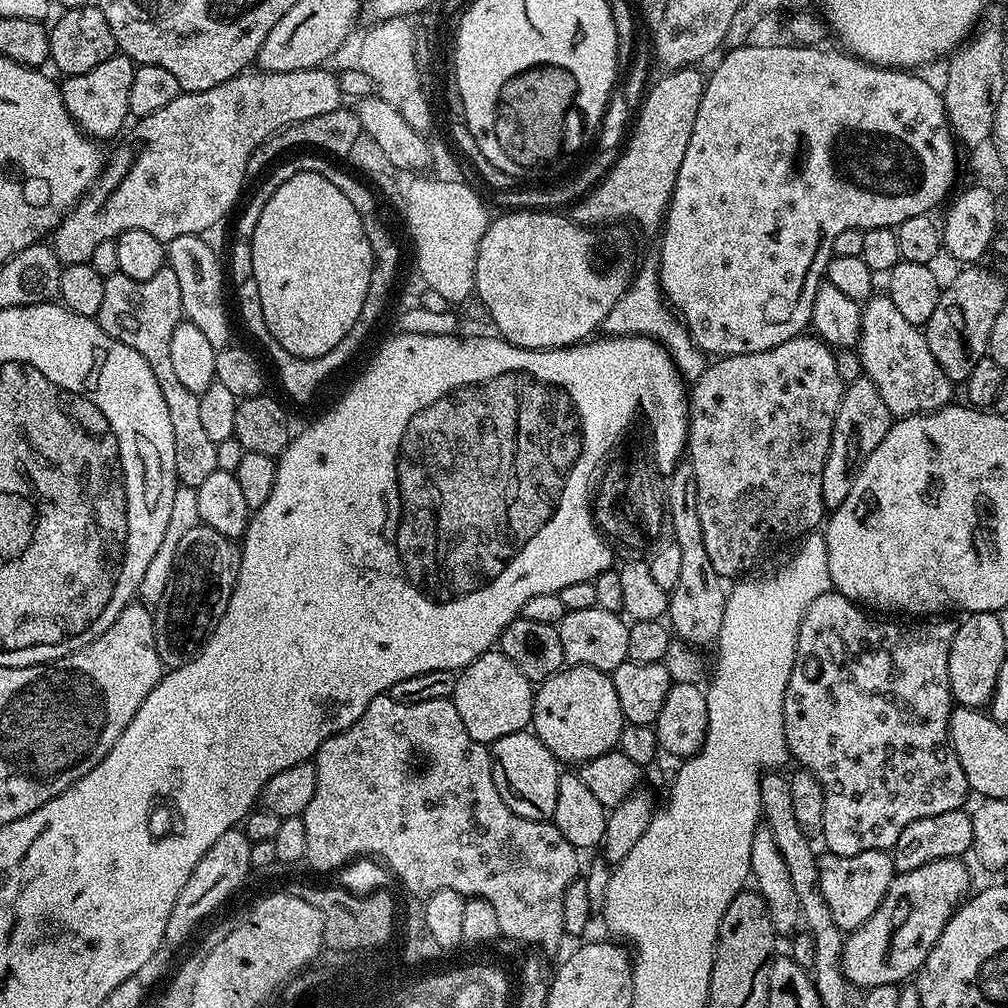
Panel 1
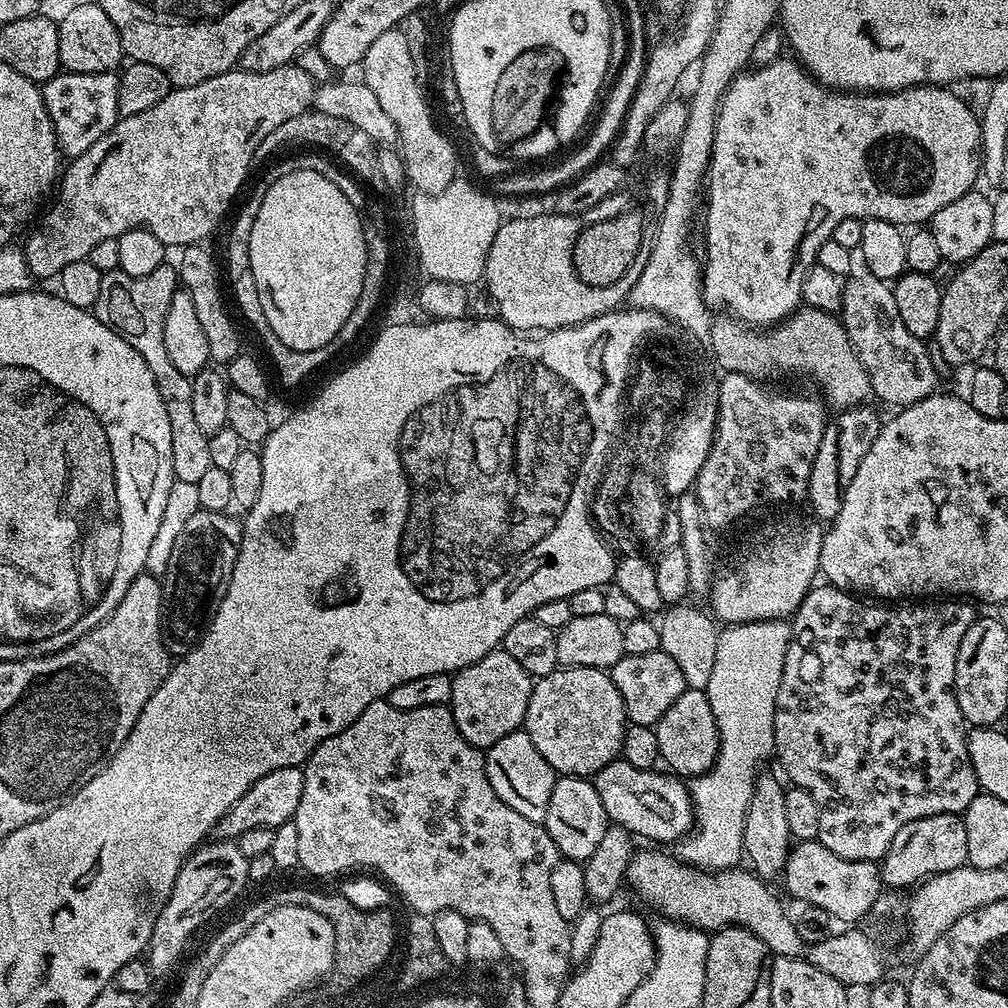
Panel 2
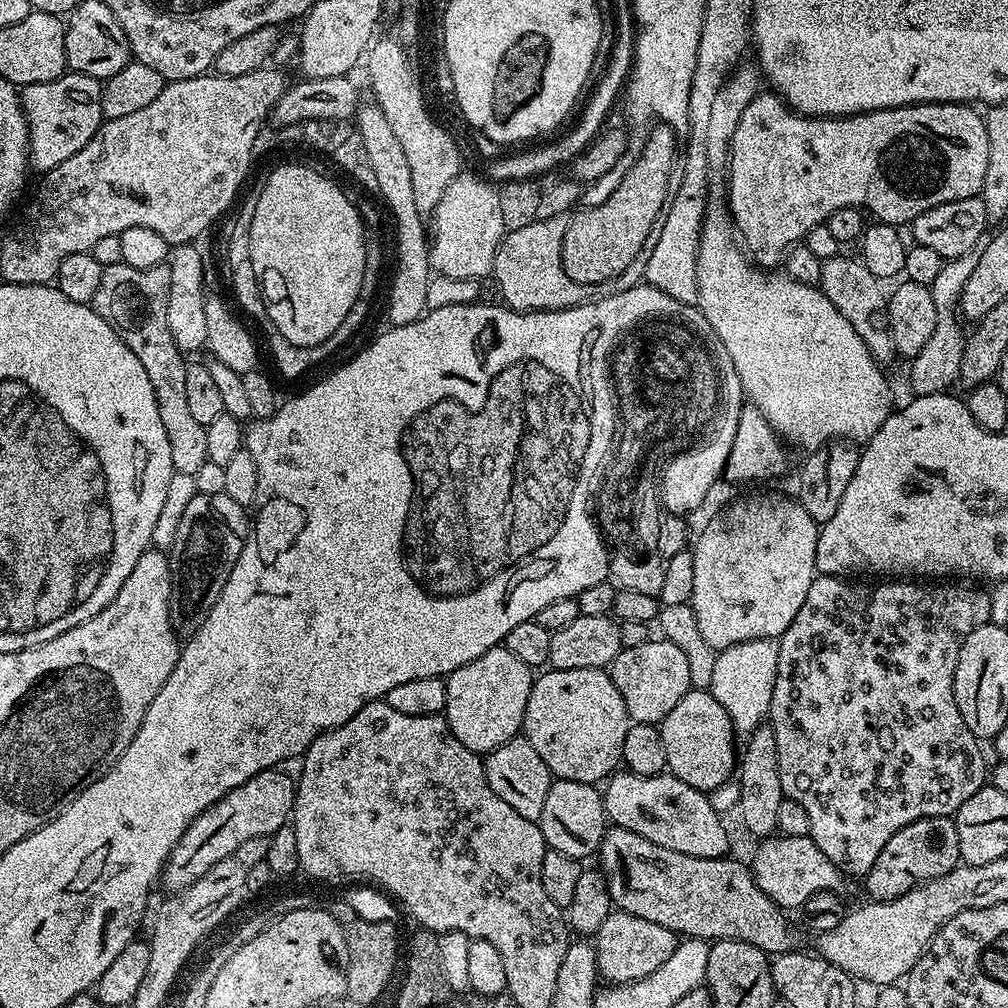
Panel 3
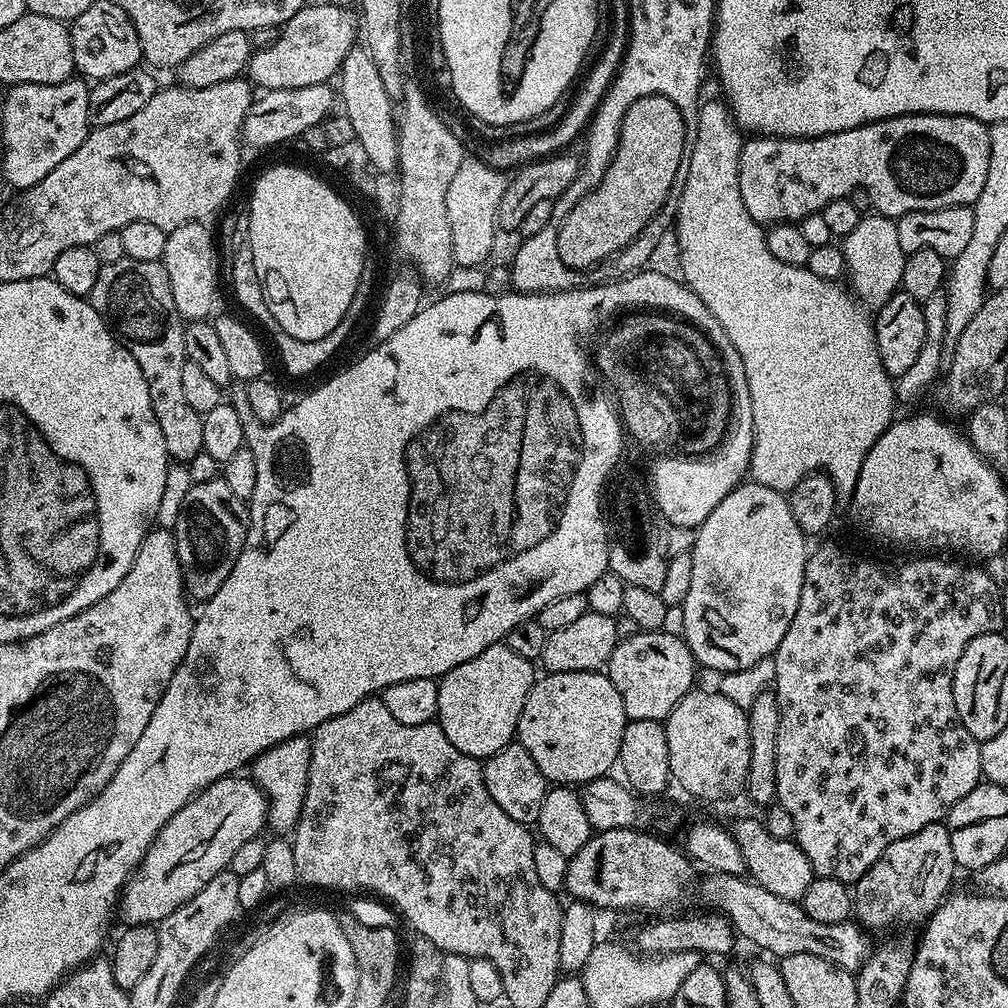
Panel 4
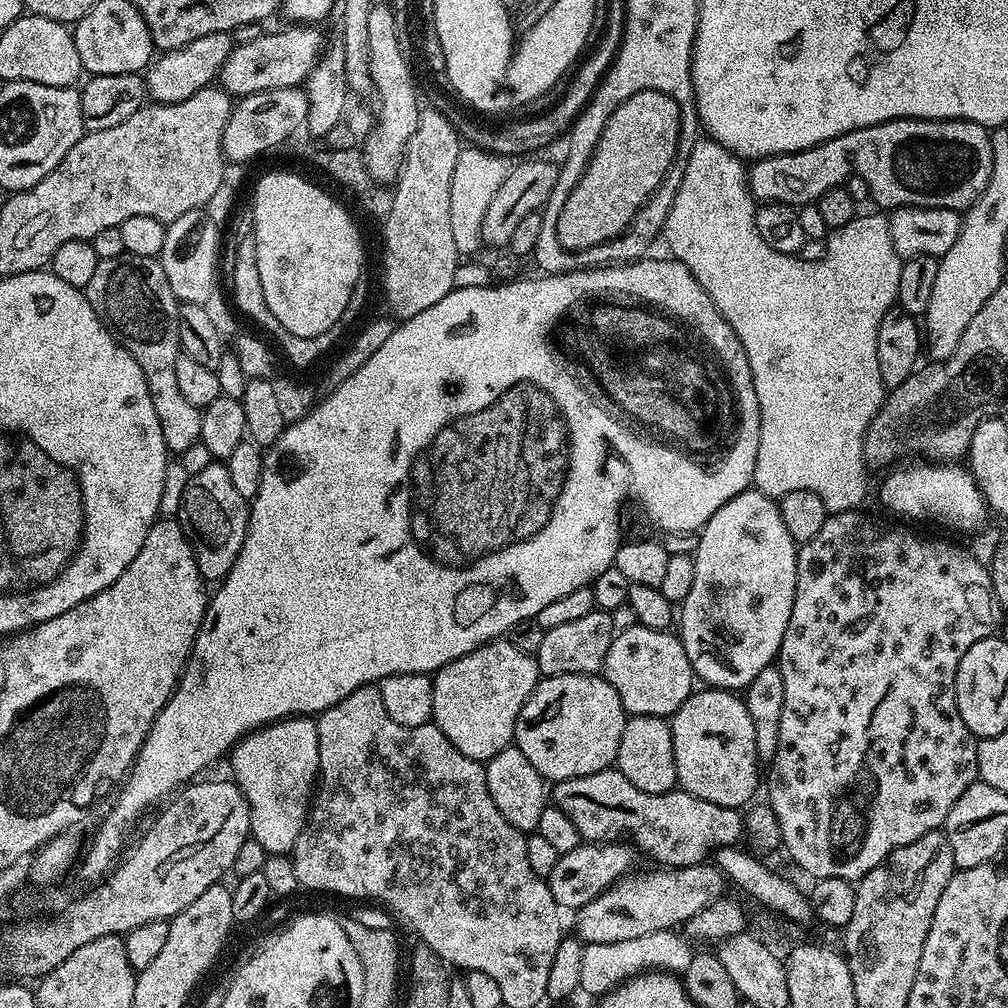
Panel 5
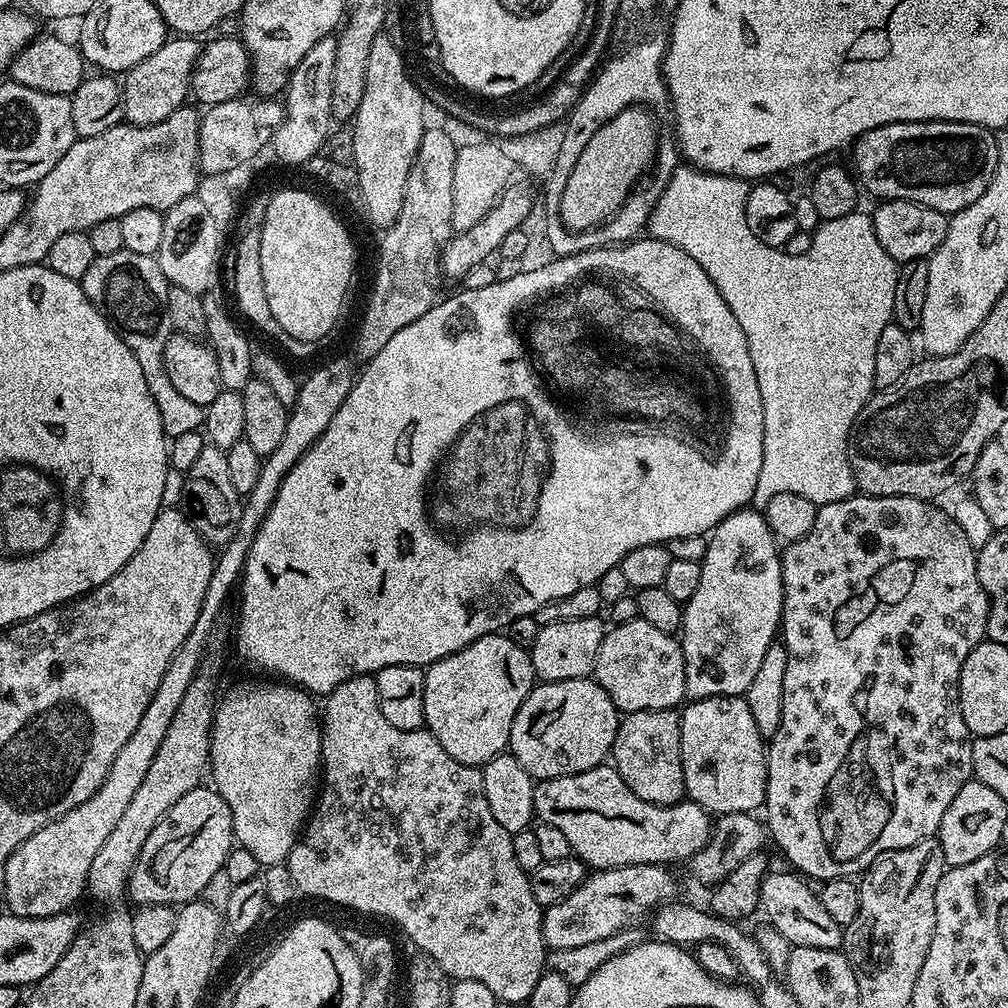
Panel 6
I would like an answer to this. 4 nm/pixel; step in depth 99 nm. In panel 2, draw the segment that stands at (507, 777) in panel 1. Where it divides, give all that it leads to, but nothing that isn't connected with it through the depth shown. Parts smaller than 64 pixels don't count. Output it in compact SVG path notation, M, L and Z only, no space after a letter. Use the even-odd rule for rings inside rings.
M517 730L506 734L506 738L498 738L492 748L487 749L484 765L486 778L490 778L490 786L494 786L494 794L510 806L510 810L518 810L522 818L530 818L535 824L543 824L546 818L546 806L550 806L550 793L554 791L554 782L558 773L538 754L538 746L530 742L530 734Z

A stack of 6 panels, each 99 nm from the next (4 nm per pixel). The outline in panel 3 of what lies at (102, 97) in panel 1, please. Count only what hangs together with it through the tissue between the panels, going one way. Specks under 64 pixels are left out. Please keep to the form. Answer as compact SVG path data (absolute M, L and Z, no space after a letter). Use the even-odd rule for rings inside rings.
M71 70L65 71L57 80L23 85L20 103L28 117L28 158L37 173L43 174L66 162L66 158L78 154L78 150L94 138L104 120L101 87L101 81Z

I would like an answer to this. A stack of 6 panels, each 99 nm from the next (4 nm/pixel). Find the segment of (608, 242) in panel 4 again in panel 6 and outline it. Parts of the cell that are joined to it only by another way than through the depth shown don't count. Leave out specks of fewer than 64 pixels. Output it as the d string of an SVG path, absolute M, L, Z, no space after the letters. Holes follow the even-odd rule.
M644 106L623 108L590 142L586 142L586 150L574 162L574 170L570 170L570 178L566 178L566 190L562 190L562 203L558 205L560 223L566 225L570 232L586 232L590 228L599 228L611 221L612 215L629 202L628 195L632 187L640 180L640 175L652 164L656 156L656 120L649 109Z

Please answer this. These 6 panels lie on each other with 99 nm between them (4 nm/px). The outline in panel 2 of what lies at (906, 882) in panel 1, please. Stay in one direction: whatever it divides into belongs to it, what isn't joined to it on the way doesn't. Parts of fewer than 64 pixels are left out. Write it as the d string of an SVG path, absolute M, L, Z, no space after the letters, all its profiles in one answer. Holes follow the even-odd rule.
M637 851L628 863L626 884L650 907L657 908L664 916L669 916L669 921L686 924L709 934L733 926L745 928L750 930L750 934L766 942L773 957L803 957L804 951L808 951L806 959L811 964L830 974L830 978L838 978L838 982L845 986L871 986L885 979L884 963L888 960L888 948L874 929L852 926L844 930L841 936L828 934L824 940L809 944L806 948L796 929L796 920L792 916L788 917L783 902L768 889L771 887L765 881L747 867L737 866L717 871L715 874L705 874L686 866L684 861L675 855L663 856L660 852Z

